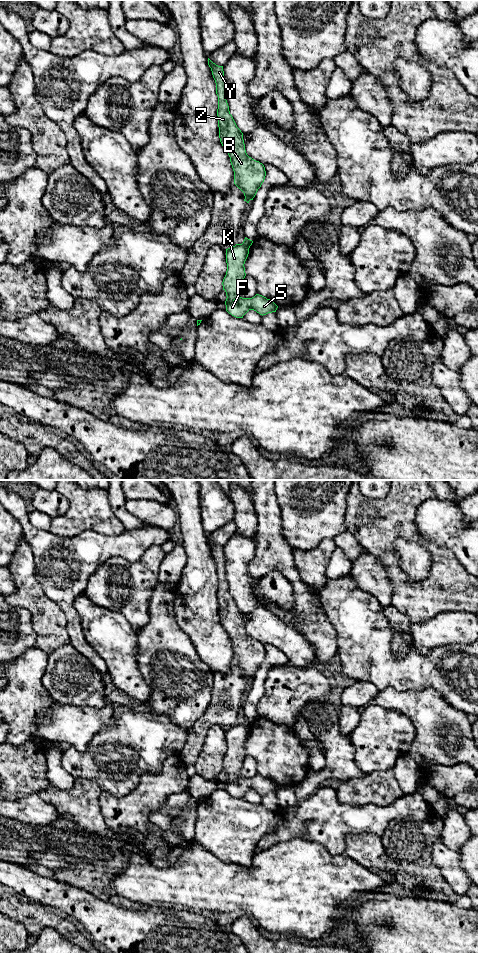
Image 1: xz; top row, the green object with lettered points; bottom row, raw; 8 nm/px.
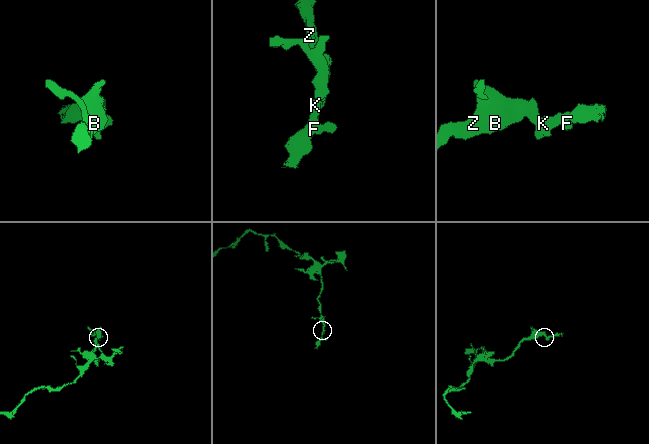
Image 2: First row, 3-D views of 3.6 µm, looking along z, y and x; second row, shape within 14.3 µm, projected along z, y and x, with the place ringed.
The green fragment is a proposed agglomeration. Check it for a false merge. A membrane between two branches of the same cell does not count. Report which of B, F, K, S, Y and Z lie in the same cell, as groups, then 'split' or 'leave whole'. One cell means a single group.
B Y Z / F K S | split

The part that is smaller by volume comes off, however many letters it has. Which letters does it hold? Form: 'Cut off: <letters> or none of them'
Cut off: F, K, S

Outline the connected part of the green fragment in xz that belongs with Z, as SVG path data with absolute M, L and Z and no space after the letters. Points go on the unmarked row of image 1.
M209 538L208 545L216 563L220 622L230 637L234 651L234 664L244 673L244 681L249 683L264 662L266 656L265 647L246 633L243 613L230 594L226 580L223 546L216 545Z

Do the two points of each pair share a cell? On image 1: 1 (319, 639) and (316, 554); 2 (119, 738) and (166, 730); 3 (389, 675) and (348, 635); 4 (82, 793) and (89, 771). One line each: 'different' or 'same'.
1: different
2: same
3: same
4: different

